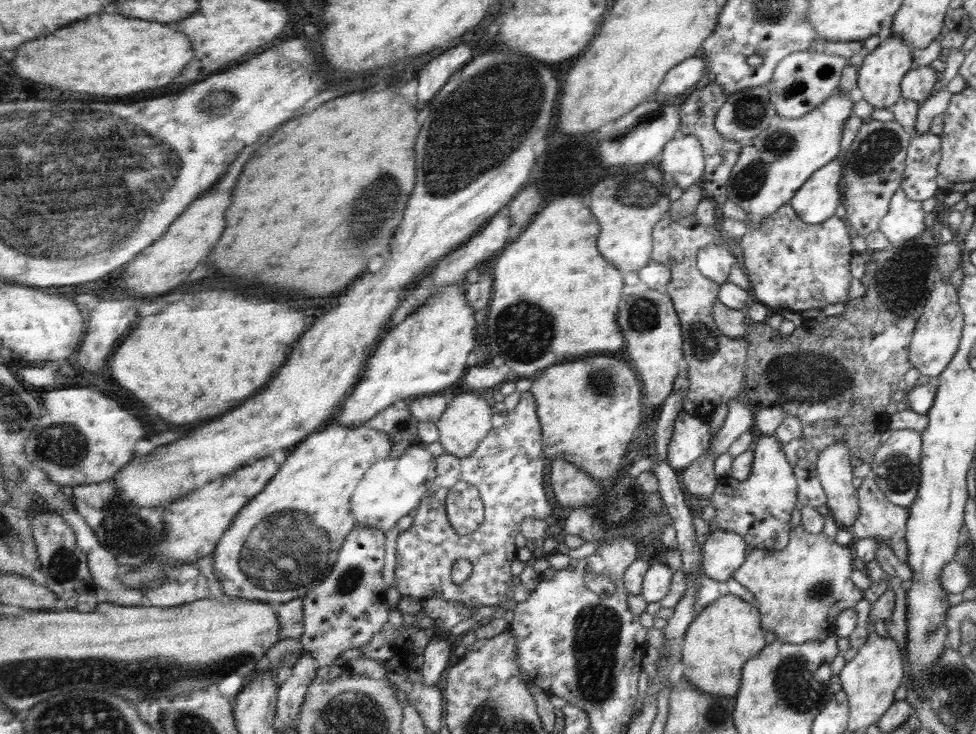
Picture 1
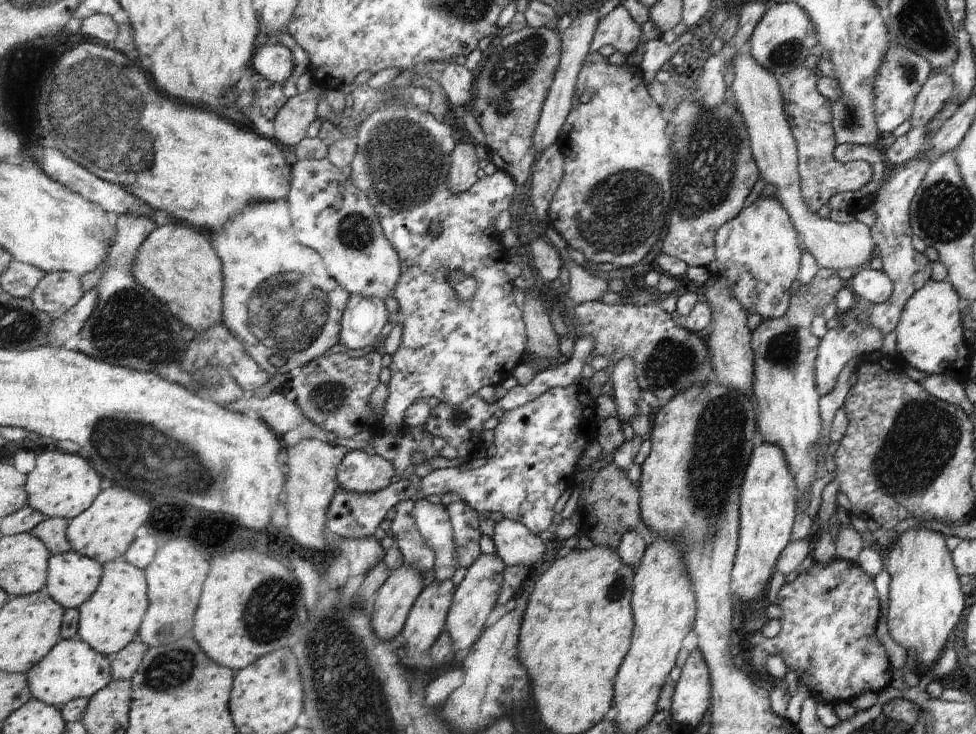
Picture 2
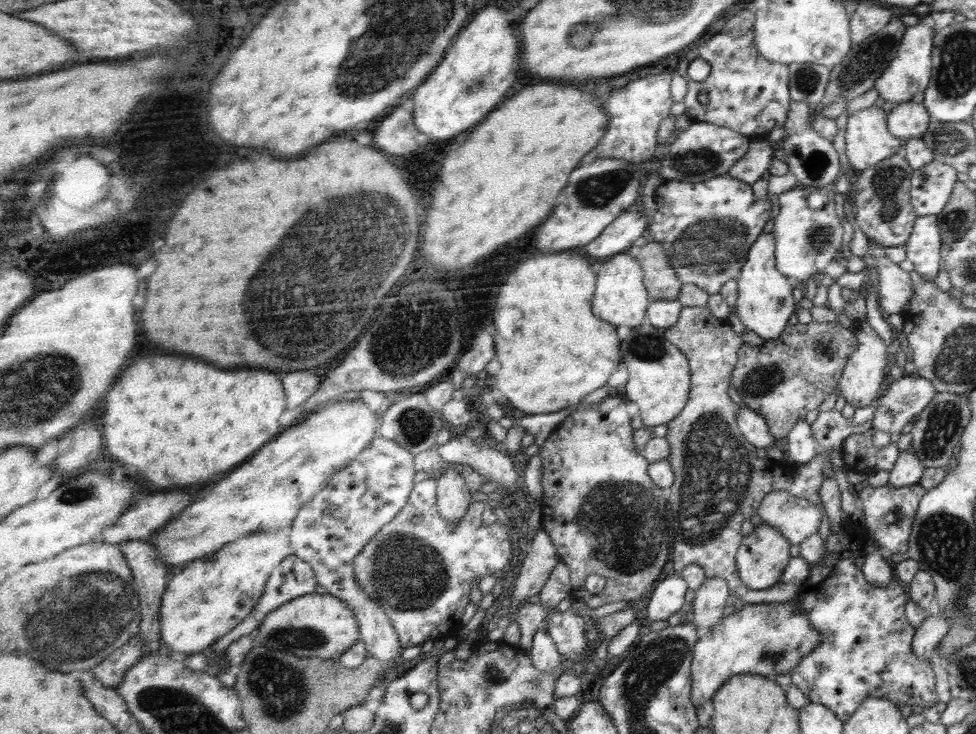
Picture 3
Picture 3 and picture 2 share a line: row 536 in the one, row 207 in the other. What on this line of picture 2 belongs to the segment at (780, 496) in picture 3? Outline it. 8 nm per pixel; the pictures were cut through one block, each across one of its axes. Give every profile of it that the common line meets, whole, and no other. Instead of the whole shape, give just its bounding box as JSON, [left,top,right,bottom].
[730,52,875,271]

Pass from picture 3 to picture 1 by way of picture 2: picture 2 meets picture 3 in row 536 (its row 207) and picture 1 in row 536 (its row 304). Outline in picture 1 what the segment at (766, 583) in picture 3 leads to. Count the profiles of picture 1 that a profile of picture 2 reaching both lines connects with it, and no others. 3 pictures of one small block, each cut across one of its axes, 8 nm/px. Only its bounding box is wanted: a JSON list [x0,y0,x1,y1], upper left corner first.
[711,434,797,550]

